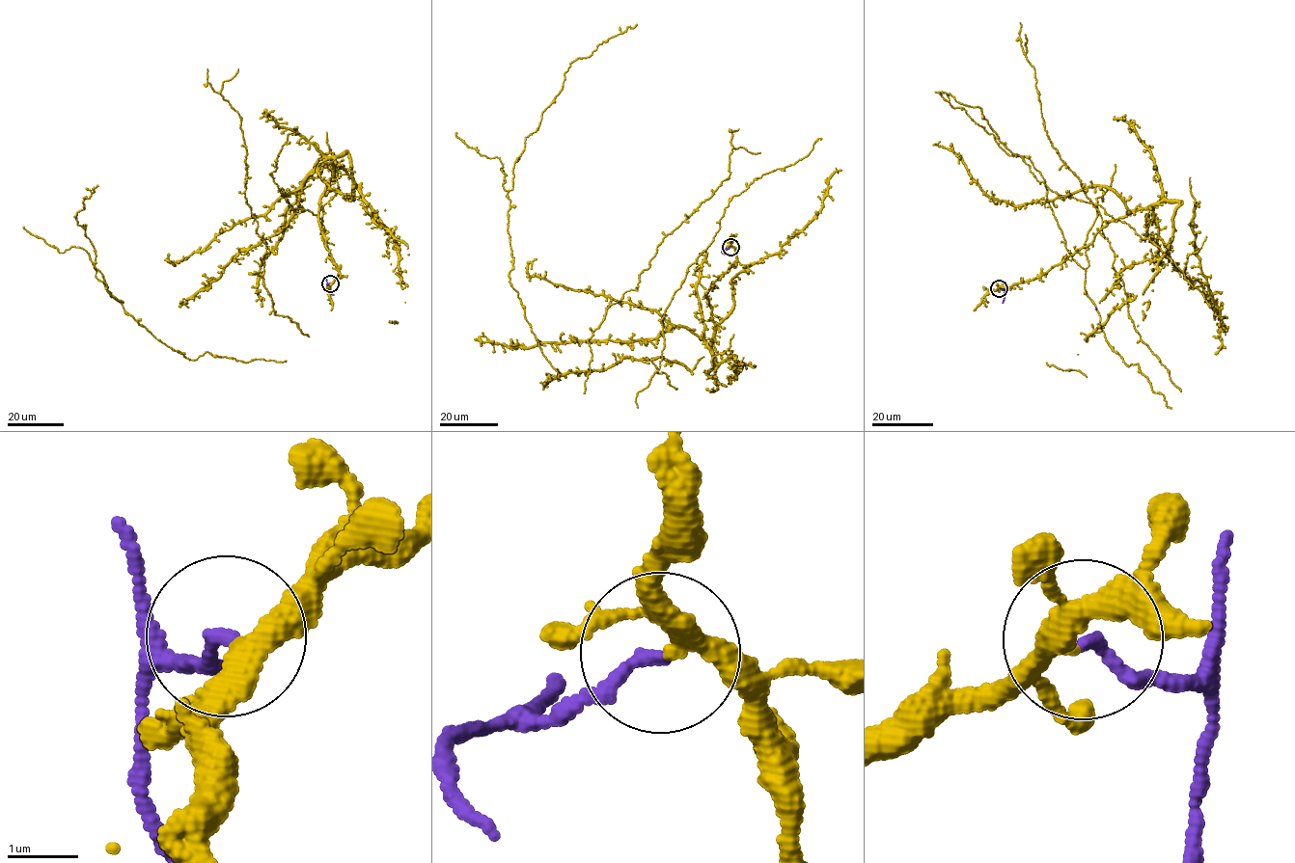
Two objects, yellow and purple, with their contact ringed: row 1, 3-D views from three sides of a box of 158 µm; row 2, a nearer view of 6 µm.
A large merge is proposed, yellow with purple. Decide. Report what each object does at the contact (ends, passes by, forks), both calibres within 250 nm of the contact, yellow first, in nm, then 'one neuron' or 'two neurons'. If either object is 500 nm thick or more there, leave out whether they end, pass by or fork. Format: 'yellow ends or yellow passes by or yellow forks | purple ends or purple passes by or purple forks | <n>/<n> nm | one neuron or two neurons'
yellow forks | purple ends | 240/170 nm | two neurons

